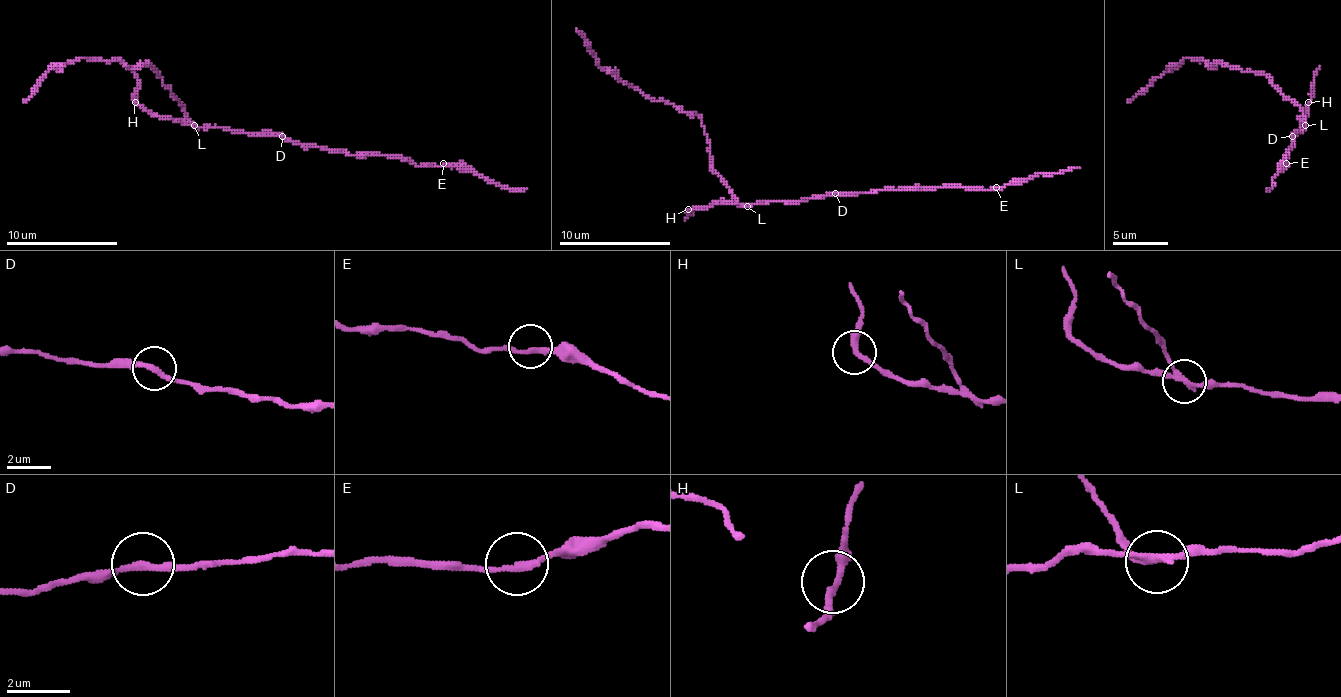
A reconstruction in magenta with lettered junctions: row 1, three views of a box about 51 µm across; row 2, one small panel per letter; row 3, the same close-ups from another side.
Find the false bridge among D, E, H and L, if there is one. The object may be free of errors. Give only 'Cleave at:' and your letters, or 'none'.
Cleave at: L

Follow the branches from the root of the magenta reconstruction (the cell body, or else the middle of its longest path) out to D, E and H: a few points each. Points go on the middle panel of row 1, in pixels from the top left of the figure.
D: (771, 201), (807, 201), (835, 193)
E: (771, 201), (807, 201), (827, 195), (852, 195), (904, 187), (968, 187), (971, 190), (996, 187)
H: (771, 201), (710, 204), (688, 209)

